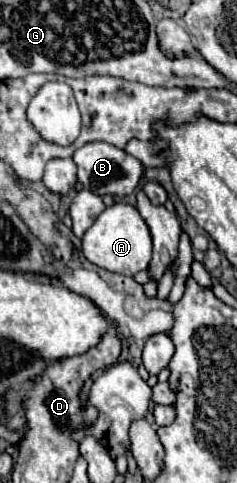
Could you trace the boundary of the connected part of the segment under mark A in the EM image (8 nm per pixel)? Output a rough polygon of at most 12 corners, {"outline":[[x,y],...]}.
{"outline":[[106,207],[82,237],[84,257],[134,277],[152,259],[138,209]]}

